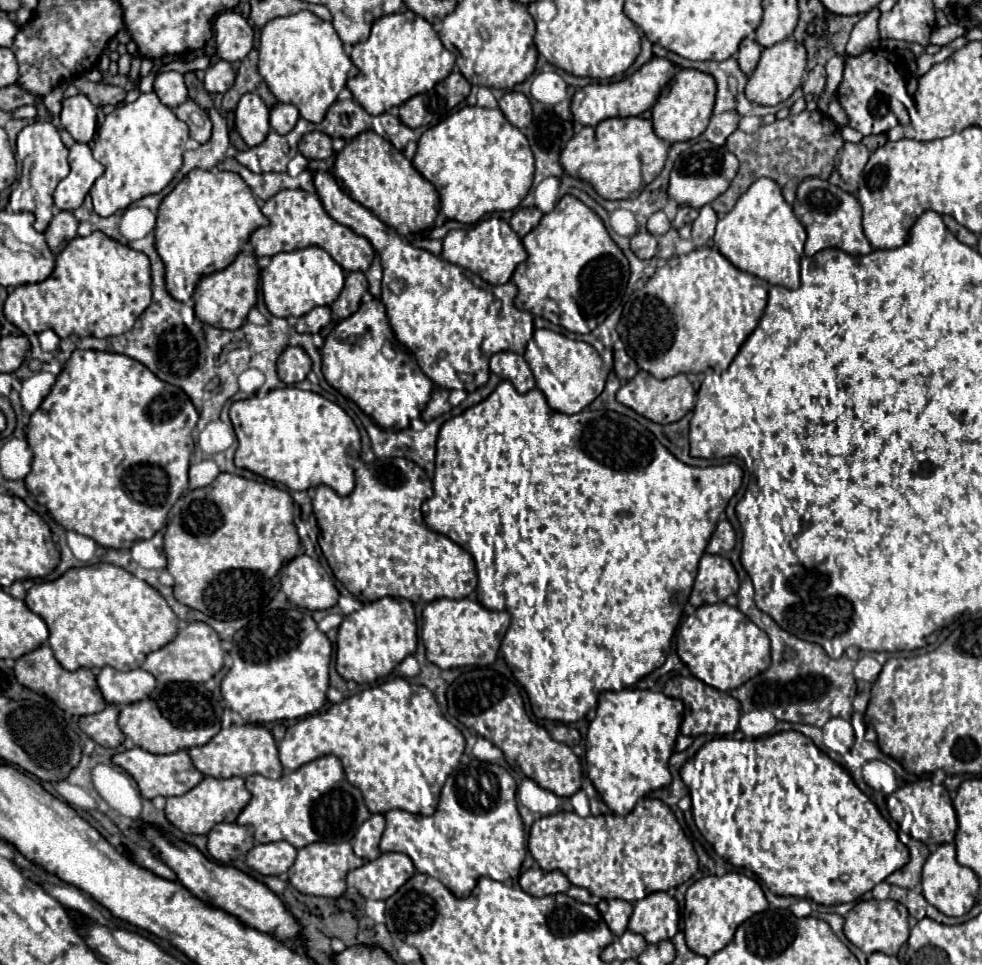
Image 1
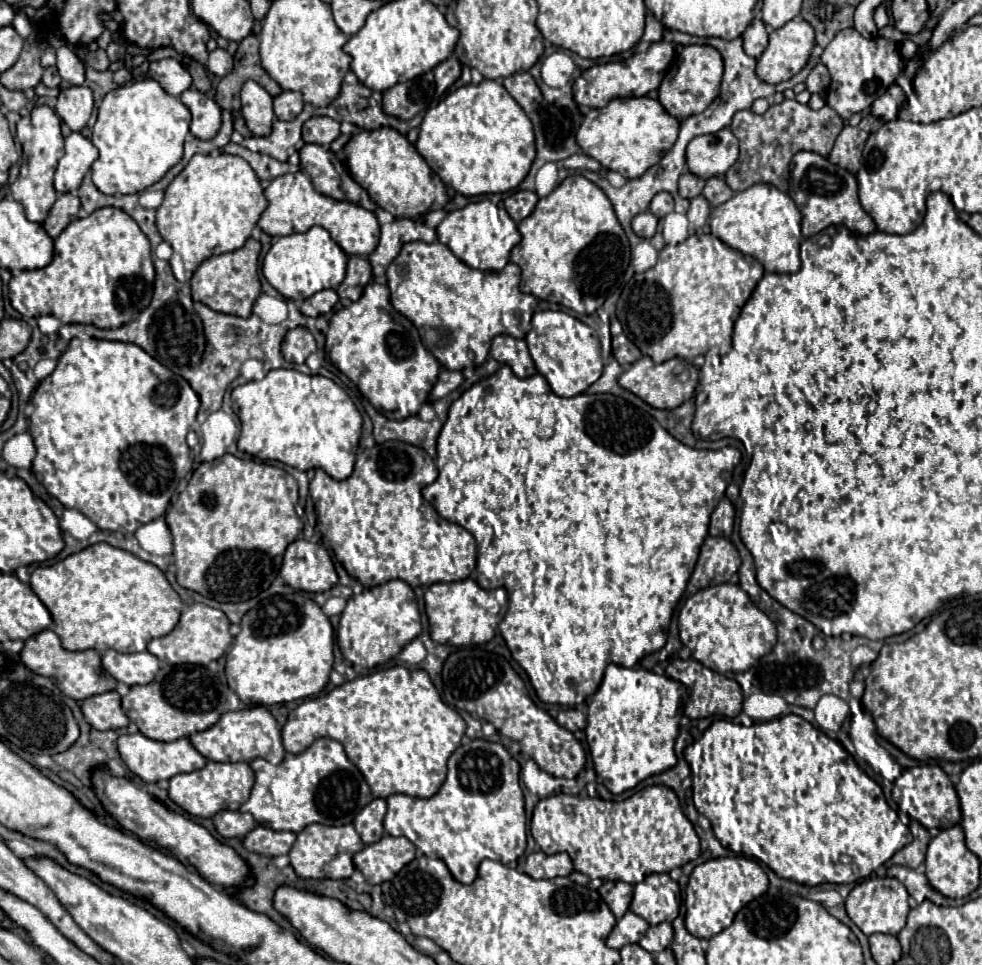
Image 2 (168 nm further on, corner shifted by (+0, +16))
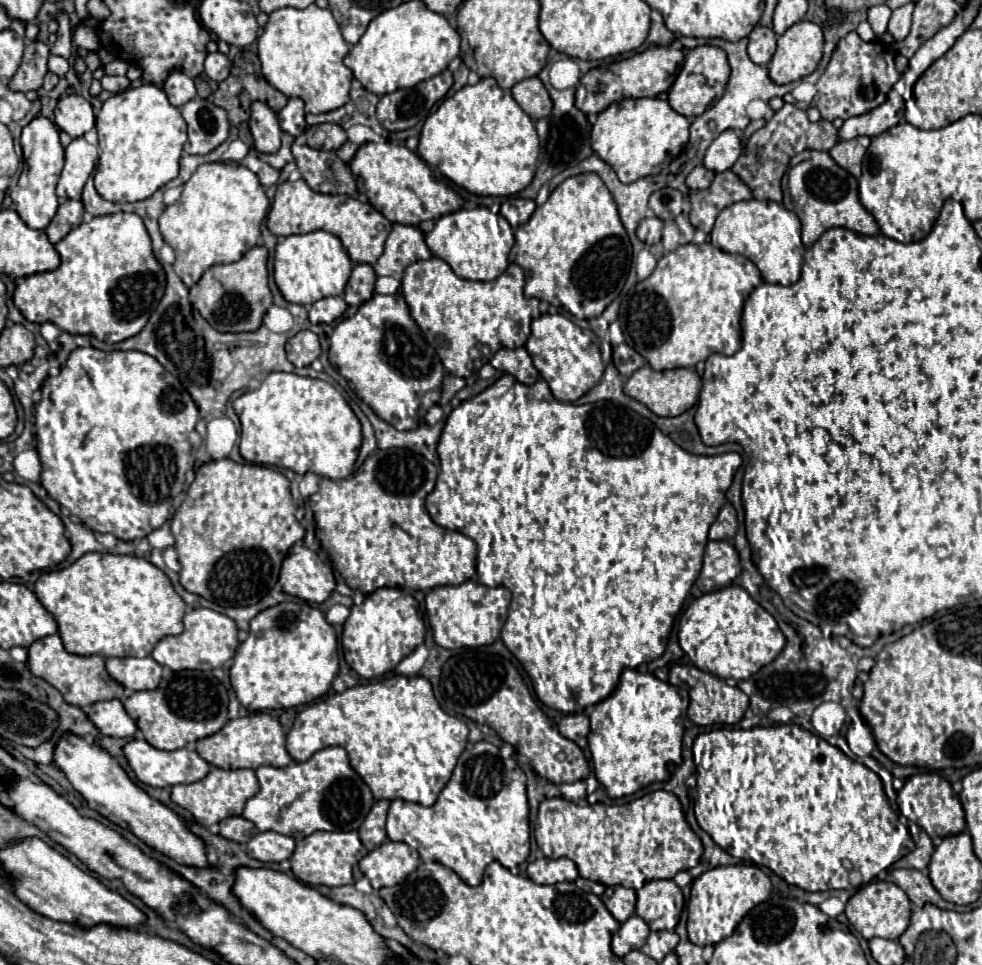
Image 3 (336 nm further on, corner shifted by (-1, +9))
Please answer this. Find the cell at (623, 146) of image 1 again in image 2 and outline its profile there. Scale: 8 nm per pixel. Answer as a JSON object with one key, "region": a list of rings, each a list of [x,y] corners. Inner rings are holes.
{"region":[[[631,96],[615,98],[603,108],[589,110],[577,132],[577,144],[585,154],[599,160],[607,170],[615,170],[625,178],[639,178],[675,144],[677,134],[679,118],[667,114],[659,100]]]}

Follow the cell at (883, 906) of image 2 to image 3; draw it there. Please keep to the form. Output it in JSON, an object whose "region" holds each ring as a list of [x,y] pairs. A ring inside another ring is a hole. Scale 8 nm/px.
{"region":[[[872,881],[862,885],[846,903],[846,917],[856,927],[856,931],[864,939],[882,937],[882,939],[898,939],[910,923],[910,899],[908,895],[894,883],[888,881]]]}

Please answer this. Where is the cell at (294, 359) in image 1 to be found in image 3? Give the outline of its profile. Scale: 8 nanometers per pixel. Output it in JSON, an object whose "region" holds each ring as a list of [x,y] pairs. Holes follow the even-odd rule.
{"region":[[[300,331],[300,333],[296,333],[286,343],[286,355],[288,355],[288,361],[294,367],[306,367],[306,365],[310,365],[314,359],[320,357],[318,337],[312,331]]]}

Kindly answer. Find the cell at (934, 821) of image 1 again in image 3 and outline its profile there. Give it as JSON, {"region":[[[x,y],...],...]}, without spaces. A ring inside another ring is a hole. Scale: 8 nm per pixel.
{"region":[[[918,773],[912,775],[904,787],[897,792],[897,805],[900,814],[920,825],[930,837],[948,837],[962,833],[966,829],[964,809],[958,795],[952,791],[952,785],[936,773]]]}

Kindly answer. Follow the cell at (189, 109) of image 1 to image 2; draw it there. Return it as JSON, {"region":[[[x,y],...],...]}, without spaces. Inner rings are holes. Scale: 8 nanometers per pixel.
{"region":[[[189,88],[181,94],[181,102],[193,114],[191,134],[199,140],[211,140],[221,128],[221,108],[207,94]]]}

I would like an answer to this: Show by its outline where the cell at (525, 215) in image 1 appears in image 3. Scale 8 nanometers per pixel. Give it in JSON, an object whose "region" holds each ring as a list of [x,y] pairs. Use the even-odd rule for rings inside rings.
{"region":[[[512,197],[506,203],[502,203],[500,207],[500,215],[514,227],[518,229],[522,223],[526,223],[530,219],[530,215],[534,213],[536,203],[532,199],[522,199],[522,197]]]}

